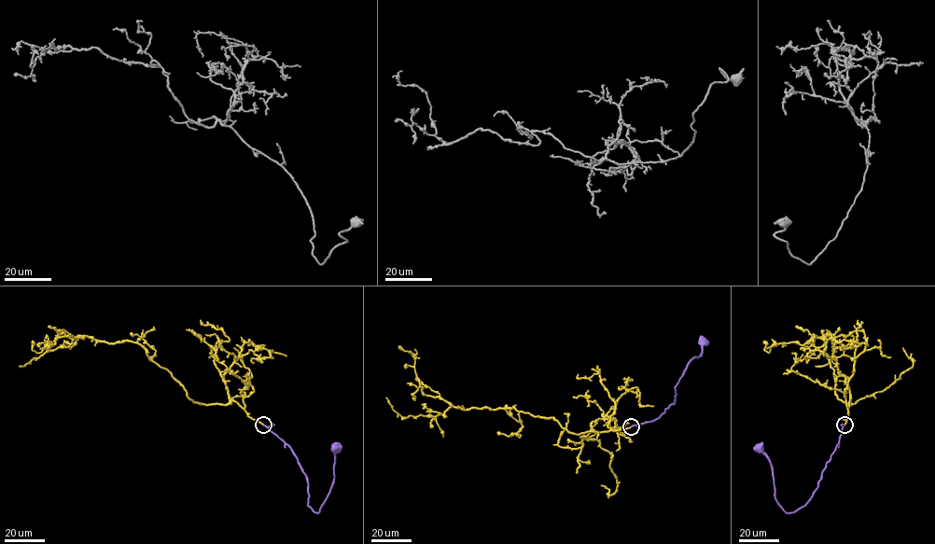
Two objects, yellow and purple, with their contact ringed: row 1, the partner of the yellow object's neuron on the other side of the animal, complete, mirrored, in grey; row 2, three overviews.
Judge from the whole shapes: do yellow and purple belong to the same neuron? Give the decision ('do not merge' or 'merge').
merge

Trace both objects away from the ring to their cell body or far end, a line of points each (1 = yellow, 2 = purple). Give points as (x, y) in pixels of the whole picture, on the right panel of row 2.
1: (844, 425), (852, 404), (837, 397), (825, 337), (774, 343), (768, 353), (764, 341)
2: (844, 425), (811, 498), (793, 512), (787, 513), (775, 498), (772, 466), (767, 455), (759, 448)

